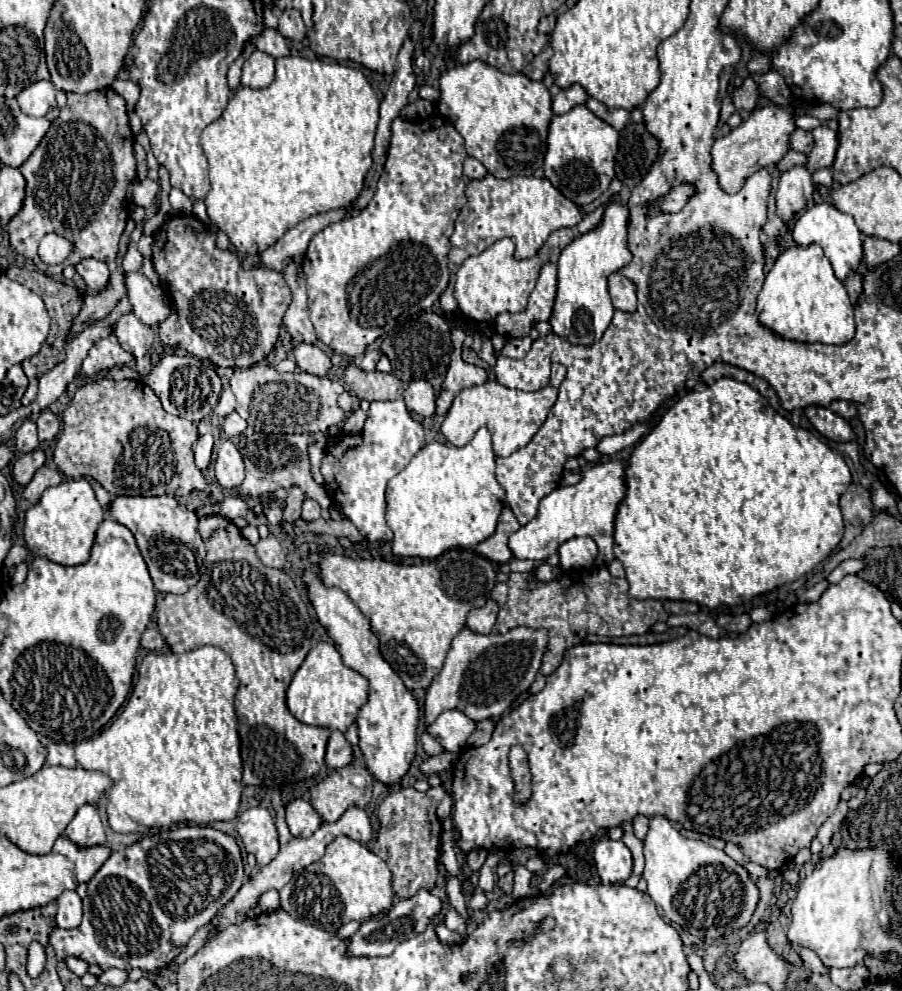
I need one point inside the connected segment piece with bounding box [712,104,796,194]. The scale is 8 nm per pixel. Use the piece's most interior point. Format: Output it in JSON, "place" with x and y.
{"place":[762,140]}

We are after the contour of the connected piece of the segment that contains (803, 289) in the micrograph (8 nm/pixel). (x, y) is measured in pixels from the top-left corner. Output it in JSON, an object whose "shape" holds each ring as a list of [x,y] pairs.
{"shape":[[[794,246],[778,256],[758,294],[758,320],[784,340],[846,344],[854,338],[854,308],[822,248]]]}

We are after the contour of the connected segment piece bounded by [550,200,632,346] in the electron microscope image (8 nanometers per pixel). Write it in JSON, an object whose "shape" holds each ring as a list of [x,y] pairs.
{"shape":[[[614,200],[608,204],[600,226],[576,240],[572,240],[560,254],[557,262],[557,293],[550,316],[550,332],[570,344],[590,346],[598,342],[608,328],[614,306],[608,294],[608,276],[632,260],[628,238],[628,204]]]}

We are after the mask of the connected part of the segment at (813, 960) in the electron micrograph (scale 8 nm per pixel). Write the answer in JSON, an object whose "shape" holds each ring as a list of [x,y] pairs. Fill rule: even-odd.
{"shape":[[[800,948],[800,956],[804,960],[804,966],[810,968],[816,974],[828,974],[828,968],[822,964],[822,960],[818,958],[818,954],[810,948]]]}

